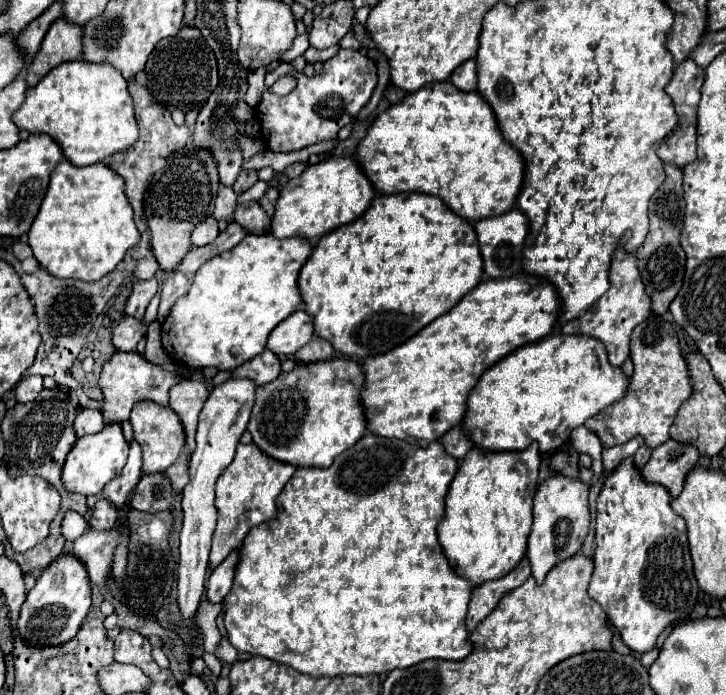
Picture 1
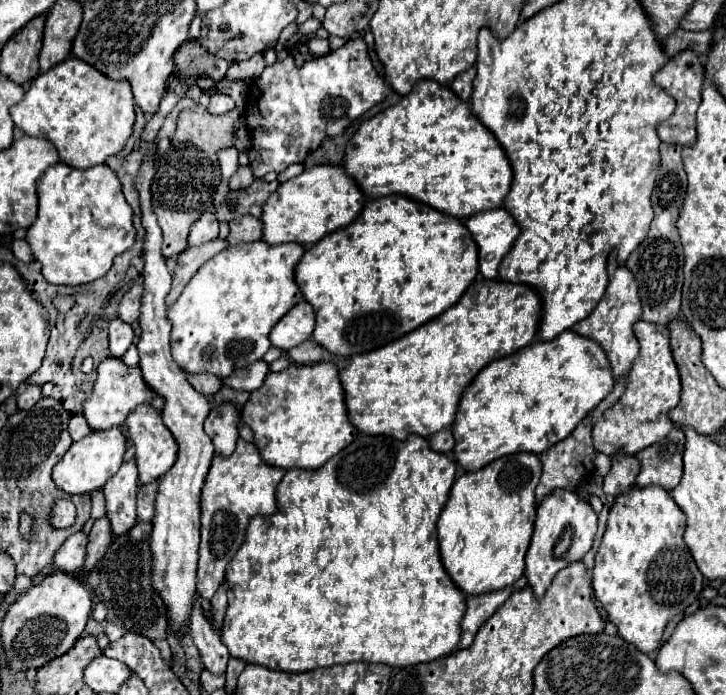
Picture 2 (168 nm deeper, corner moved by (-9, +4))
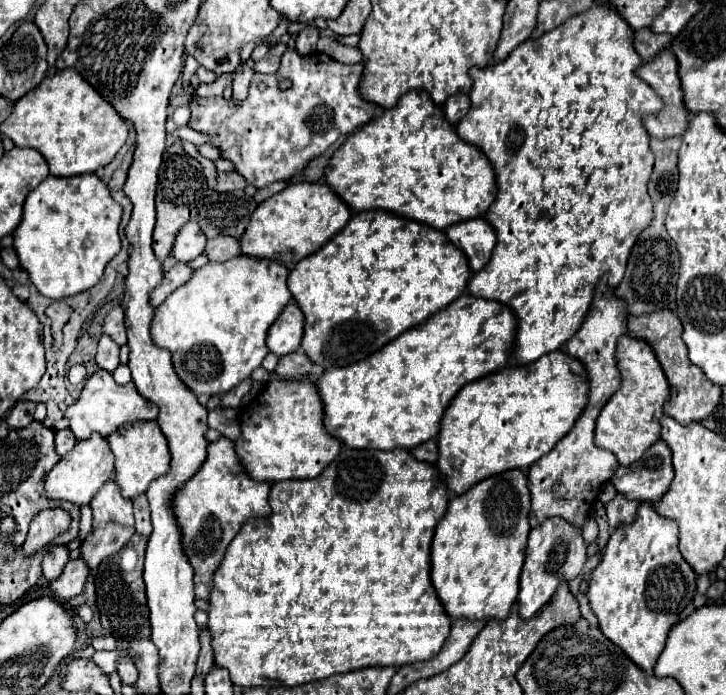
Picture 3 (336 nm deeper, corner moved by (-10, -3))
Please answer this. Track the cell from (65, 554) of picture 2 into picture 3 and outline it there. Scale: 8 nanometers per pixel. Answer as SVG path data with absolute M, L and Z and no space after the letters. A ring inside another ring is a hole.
M64 545L52 547L52 549L48 551L48 555L44 557L44 561L42 561L44 577L46 577L48 581L58 579L58 575L62 575L62 571L64 571L64 567L66 567L68 561L70 561L70 549L68 549L68 547L64 547Z

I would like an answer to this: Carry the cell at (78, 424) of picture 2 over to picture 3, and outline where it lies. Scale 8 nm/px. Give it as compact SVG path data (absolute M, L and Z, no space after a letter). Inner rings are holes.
M70 429L56 431L56 451L58 451L60 455L66 455L76 443L78 443L78 439L74 437L74 433L72 433Z

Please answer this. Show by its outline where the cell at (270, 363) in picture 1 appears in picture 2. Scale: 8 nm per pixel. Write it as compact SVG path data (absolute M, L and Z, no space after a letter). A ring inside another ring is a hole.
M257 360L257 364L251 364L249 368L239 368L237 372L233 372L233 376L227 376L223 380L223 386L229 386L229 388L235 388L235 390L253 392L263 384L267 372L269 372L267 362L265 360Z

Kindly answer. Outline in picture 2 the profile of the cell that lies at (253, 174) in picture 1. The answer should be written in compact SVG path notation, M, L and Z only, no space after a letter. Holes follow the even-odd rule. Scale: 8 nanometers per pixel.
M239 166L237 168L237 172L231 176L231 180L229 180L229 188L231 190L241 190L241 188L247 188L249 184L253 184L253 172L251 172L251 168L249 166Z

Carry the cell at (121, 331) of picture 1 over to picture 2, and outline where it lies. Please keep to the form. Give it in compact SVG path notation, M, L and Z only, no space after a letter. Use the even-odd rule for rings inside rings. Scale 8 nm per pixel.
M113 320L109 324L109 354L113 358L121 358L125 350L133 342L133 328L129 324L121 324L121 320Z

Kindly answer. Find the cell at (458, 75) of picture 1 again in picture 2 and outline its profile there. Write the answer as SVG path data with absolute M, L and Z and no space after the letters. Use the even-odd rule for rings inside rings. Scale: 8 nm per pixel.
M469 68L467 72L461 72L461 74L453 80L451 90L455 92L455 96L457 96L459 100L465 100L465 102L469 102L469 100L471 100L473 78L475 78L475 68Z

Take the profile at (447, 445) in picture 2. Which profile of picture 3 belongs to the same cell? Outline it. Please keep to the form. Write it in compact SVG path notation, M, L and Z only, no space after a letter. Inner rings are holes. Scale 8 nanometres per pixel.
M430 439L422 445L418 445L416 449L412 449L412 455L420 461L426 461L426 463L434 465L438 461L438 443L436 443L436 439Z

